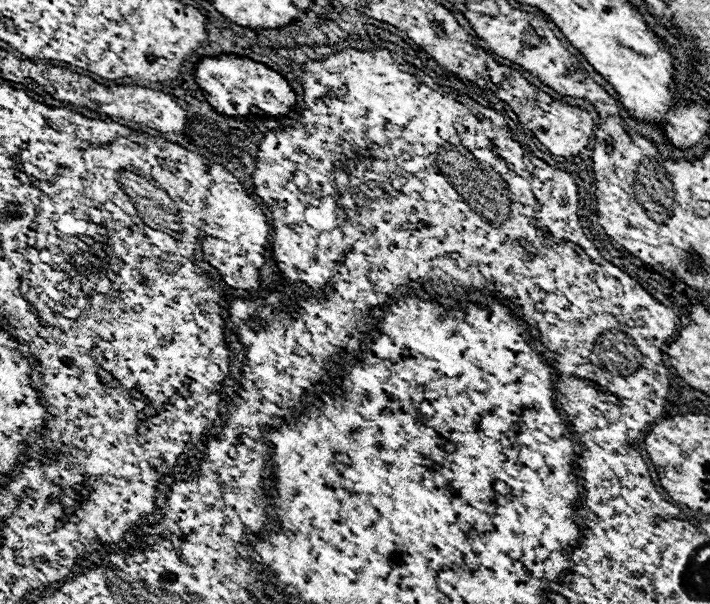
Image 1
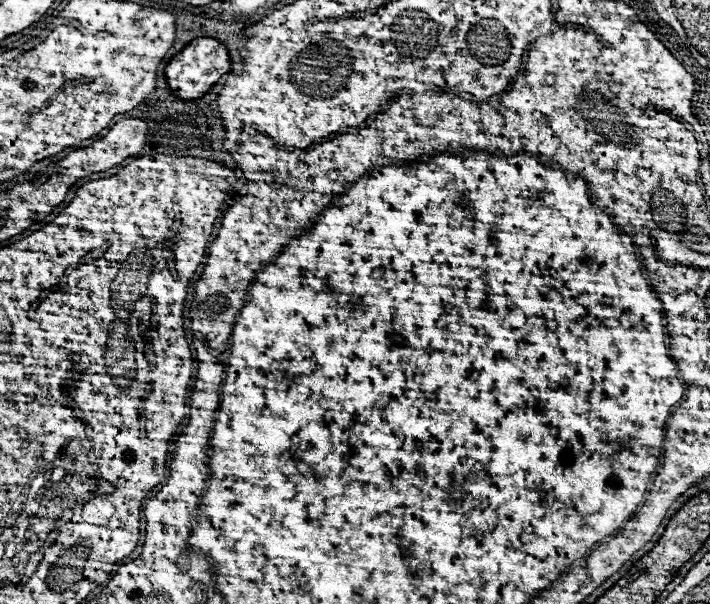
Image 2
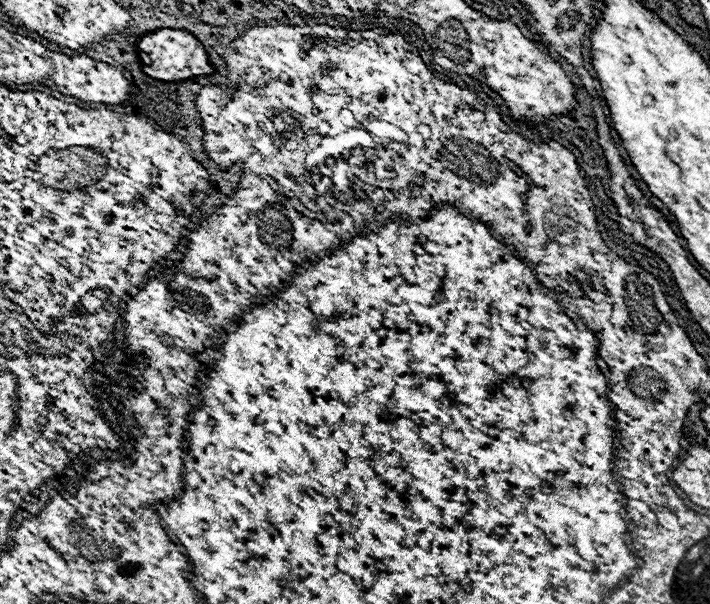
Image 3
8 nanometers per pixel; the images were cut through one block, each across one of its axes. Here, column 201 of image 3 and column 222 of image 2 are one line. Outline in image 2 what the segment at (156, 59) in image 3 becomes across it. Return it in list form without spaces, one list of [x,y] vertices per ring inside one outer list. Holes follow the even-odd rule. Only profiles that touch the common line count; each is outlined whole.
[[[196,38],[170,60],[170,64],[166,66],[166,78],[168,78],[168,86],[174,90],[178,98],[192,100],[192,98],[204,96],[230,70],[232,70],[232,60],[230,60],[228,48],[220,40]]]

